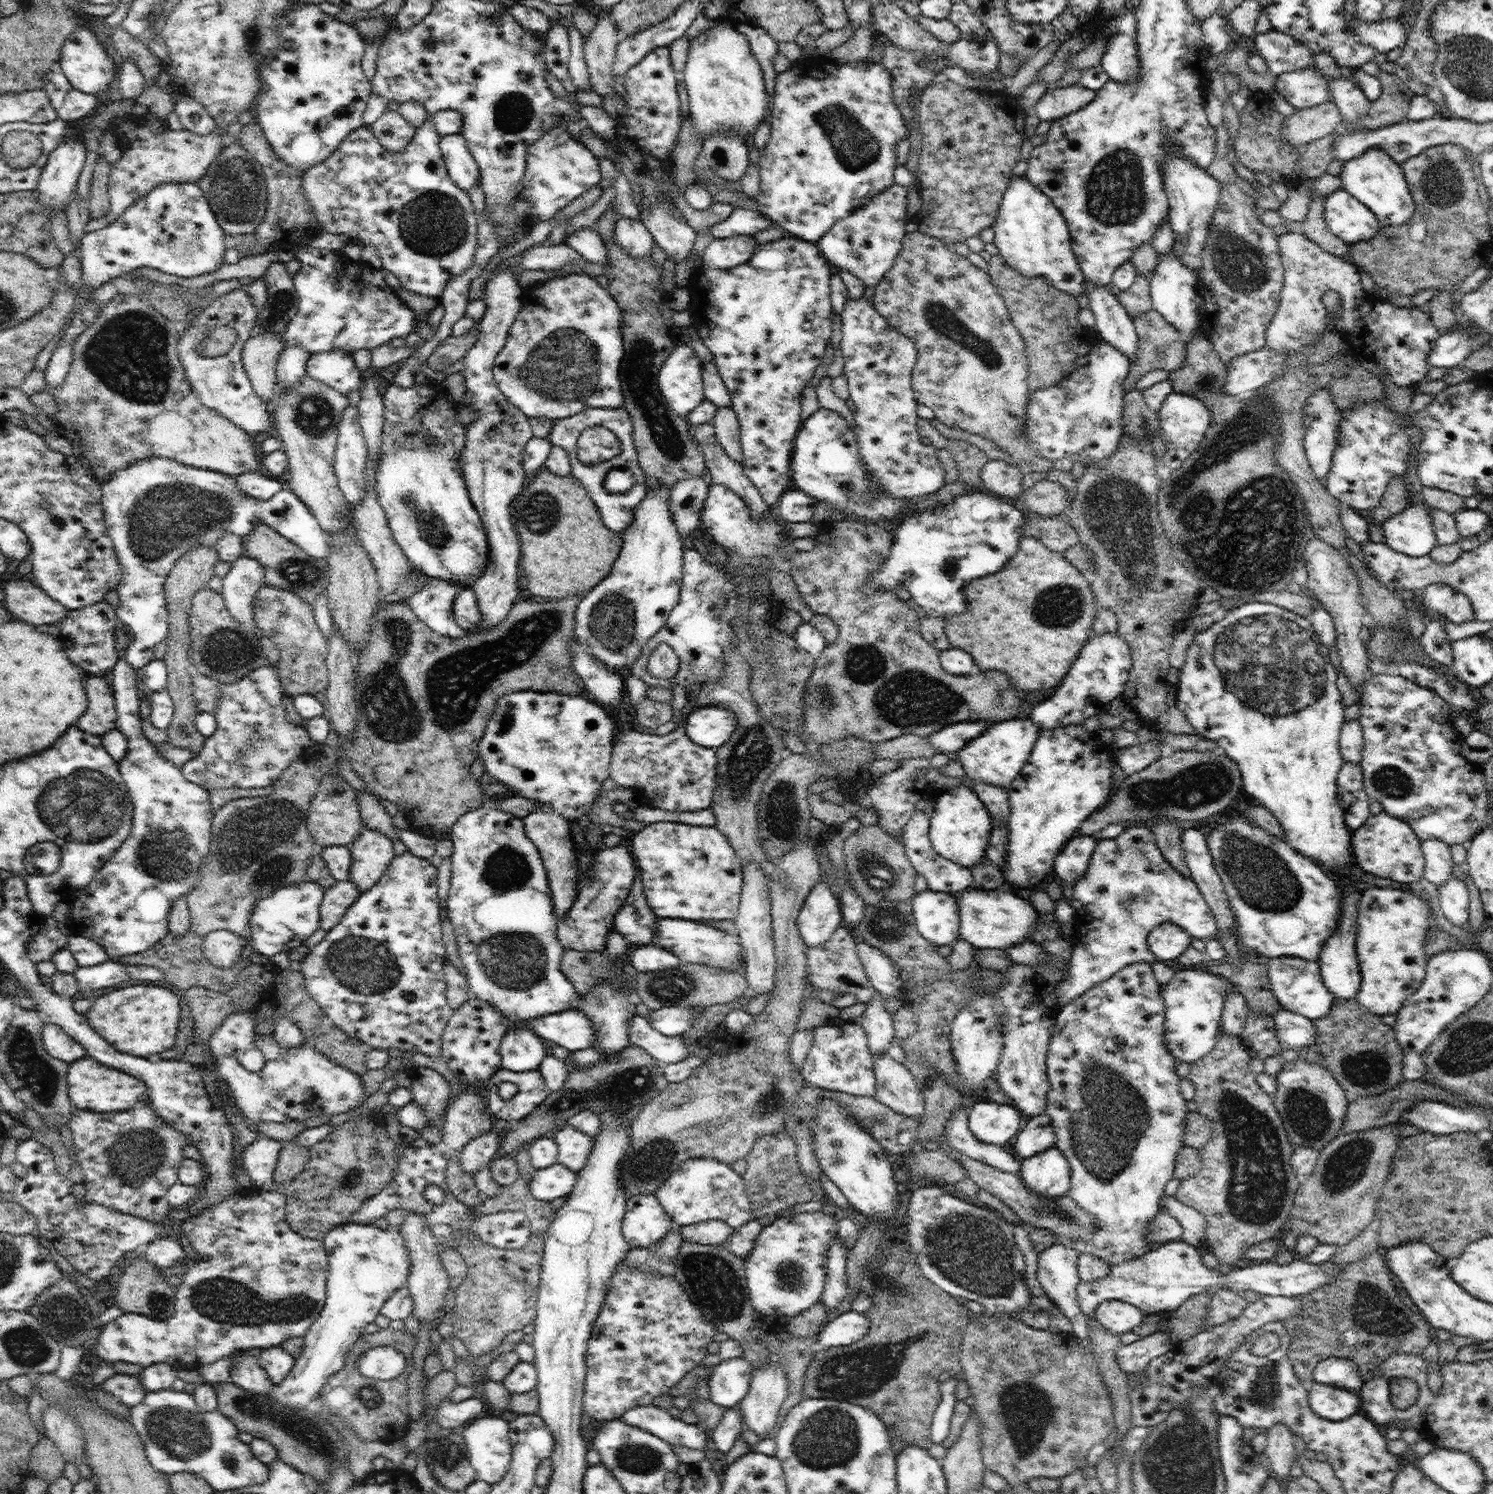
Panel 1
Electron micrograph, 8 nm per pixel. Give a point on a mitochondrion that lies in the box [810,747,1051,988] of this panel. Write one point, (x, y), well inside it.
(880, 876)

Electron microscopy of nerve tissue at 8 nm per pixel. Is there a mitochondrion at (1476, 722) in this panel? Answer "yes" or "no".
no

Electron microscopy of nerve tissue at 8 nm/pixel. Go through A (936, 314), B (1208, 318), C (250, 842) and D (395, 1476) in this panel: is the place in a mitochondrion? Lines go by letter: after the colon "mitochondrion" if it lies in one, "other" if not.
A: mitochondrion
B: other
C: mitochondrion
D: other

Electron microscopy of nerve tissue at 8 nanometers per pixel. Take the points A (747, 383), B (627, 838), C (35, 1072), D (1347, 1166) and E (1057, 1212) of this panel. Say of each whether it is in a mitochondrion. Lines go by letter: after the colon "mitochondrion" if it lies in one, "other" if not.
A: other
B: other
C: mitochondrion
D: mitochondrion
E: mitochondrion

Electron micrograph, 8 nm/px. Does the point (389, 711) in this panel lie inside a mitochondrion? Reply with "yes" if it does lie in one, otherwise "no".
yes

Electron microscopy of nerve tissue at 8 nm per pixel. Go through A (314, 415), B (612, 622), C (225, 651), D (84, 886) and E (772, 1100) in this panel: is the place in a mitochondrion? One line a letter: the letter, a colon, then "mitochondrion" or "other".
A: mitochondrion
B: mitochondrion
C: mitochondrion
D: other
E: mitochondrion

